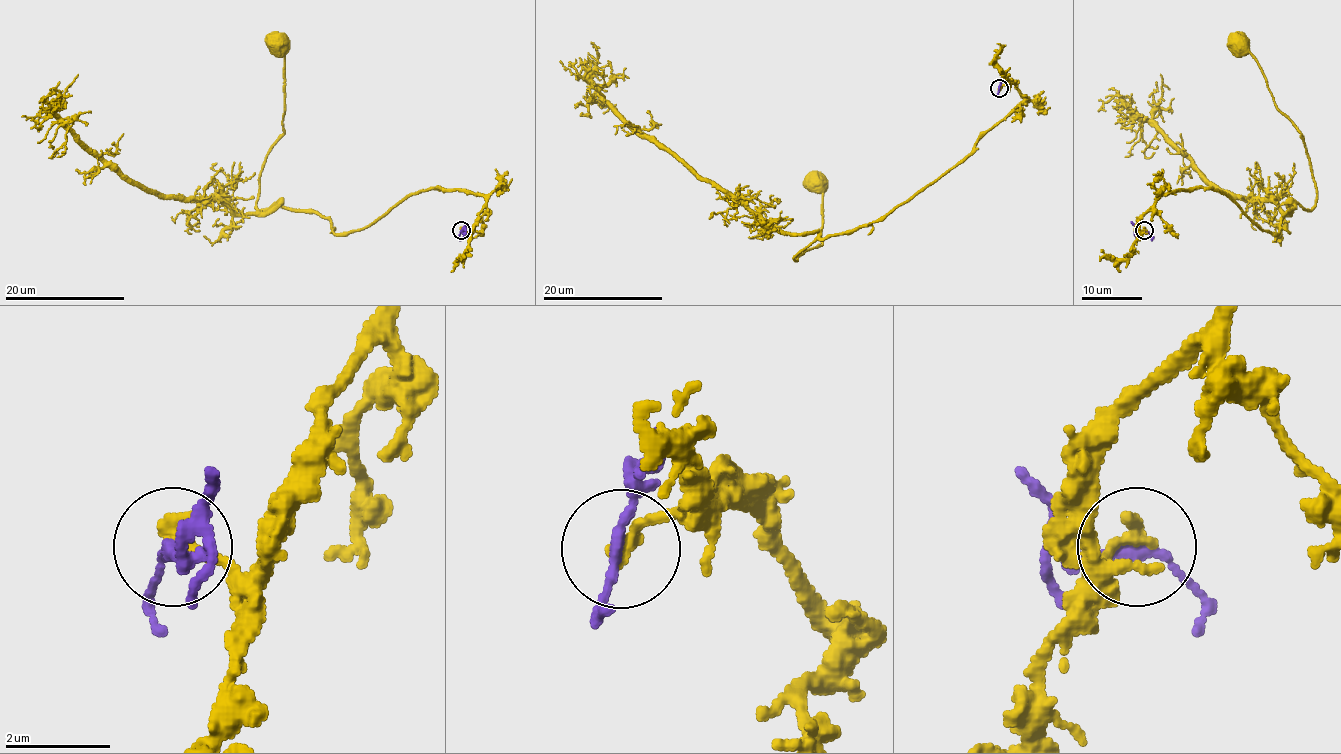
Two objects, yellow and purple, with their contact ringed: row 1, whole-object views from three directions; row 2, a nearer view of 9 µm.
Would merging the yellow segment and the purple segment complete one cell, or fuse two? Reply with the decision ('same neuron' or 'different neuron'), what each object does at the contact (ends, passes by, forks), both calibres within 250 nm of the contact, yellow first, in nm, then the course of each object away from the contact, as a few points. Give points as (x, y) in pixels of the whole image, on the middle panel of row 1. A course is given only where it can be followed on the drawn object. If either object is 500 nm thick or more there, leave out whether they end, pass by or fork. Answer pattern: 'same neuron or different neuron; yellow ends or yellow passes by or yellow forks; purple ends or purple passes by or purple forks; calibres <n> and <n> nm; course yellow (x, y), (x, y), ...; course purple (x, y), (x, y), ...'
different neuron; yellow ends; purple passes by; calibres 300 and 190 nm; course yellow (1000, 88), (1013, 83), (1024, 98), (976, 147), (876, 220), (816, 238), (795, 261), (821, 244), (815, 181); course purple (1000, 88), (1004, 74)

